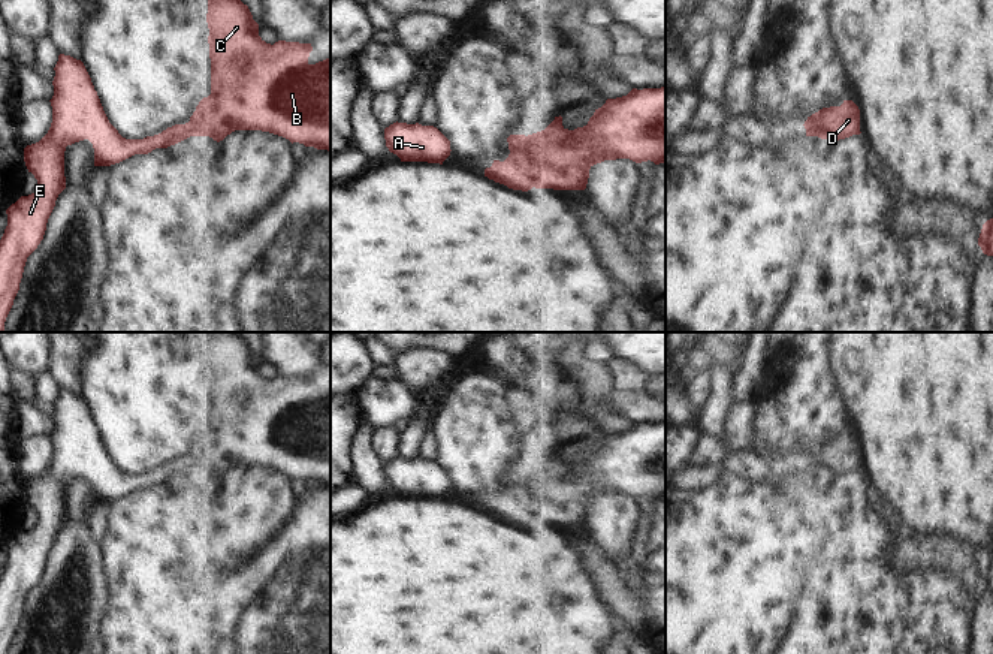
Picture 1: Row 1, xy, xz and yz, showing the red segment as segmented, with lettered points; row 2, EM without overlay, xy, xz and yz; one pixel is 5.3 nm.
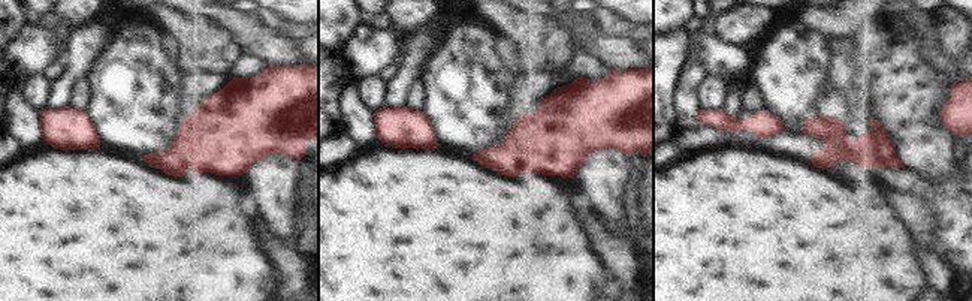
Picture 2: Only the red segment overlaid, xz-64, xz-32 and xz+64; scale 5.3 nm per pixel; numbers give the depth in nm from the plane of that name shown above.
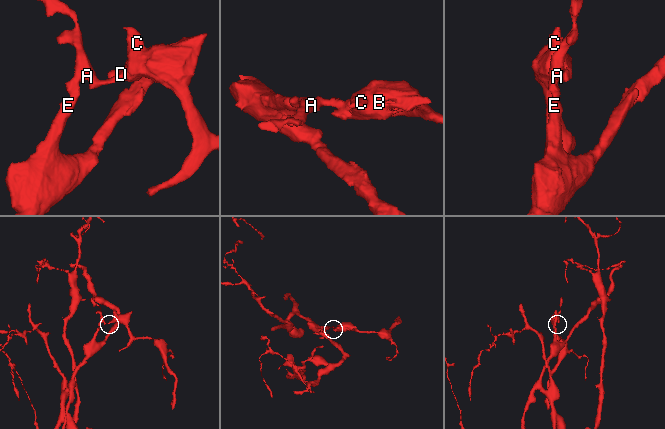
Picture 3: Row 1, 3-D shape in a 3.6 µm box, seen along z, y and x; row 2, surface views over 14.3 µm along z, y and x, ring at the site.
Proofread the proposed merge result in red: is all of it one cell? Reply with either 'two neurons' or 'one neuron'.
two neurons

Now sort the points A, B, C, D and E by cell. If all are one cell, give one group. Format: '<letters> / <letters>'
A E / B C D

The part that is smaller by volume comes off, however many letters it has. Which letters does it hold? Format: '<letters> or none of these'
B, C, D

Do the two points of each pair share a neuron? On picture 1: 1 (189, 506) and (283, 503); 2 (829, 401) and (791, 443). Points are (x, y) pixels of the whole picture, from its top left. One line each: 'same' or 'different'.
1: different
2: same

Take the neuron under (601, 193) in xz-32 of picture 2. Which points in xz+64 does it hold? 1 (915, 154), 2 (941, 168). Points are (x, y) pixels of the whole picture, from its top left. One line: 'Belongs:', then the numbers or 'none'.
Belongs: 1, 2

